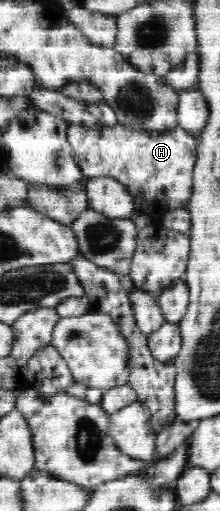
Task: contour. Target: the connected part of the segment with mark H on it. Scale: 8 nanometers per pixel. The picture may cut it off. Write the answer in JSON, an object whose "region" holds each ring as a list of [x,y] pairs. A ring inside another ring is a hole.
{"region":[[[126,124],[98,128],[69,125],[67,135],[82,175],[87,178],[111,176],[126,184],[137,212],[143,211],[142,201],[157,203],[164,212],[185,208],[190,200],[199,137],[178,124],[163,132],[142,131]]]}

